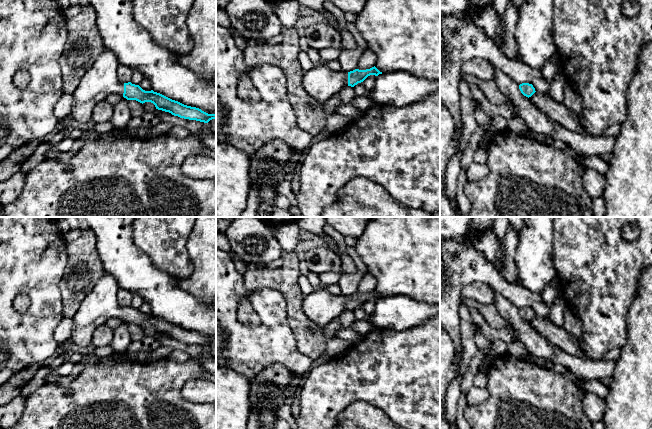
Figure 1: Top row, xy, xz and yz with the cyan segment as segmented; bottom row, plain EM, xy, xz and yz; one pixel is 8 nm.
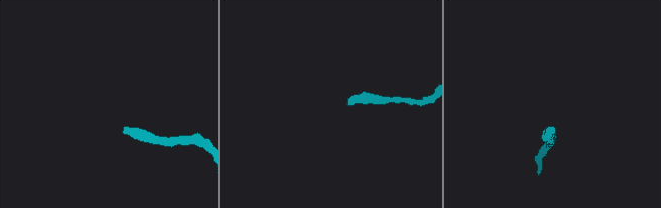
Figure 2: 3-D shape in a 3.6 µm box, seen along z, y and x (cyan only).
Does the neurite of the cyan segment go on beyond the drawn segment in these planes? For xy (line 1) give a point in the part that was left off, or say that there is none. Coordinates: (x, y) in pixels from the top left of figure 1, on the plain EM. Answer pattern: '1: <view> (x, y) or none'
1: xy (100, 304)

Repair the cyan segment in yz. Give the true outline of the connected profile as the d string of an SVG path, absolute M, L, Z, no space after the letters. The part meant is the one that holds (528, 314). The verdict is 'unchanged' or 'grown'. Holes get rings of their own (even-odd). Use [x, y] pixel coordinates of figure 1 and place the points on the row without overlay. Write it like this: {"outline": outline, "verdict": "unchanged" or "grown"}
{"outline": "M522 307L519 309L521 317L526 321L531 321L536 315L532 308Z", "verdict": "unchanged"}

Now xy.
{"outline": "M104 273L72 318L71 341L78 346L90 345L95 329L115 317L122 319L127 324L136 324L142 328L151 326L156 333L180 342L204 347L216 343L216 338L208 338L199 332L184 329L153 314L145 315L139 309L131 306L120 306L117 302L118 290L119 286L115 279Z", "verdict": "grown"}

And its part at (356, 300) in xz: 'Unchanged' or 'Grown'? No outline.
Grown

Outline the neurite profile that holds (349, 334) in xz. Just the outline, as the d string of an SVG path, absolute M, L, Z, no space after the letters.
M351 326L343 328L336 333L336 337L356 345L365 339L365 335L355 331Z

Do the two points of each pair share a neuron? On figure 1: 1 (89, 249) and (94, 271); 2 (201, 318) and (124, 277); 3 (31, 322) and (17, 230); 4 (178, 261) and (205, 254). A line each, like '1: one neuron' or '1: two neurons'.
1: one neuron
2: one neuron
3: one neuron
4: two neurons

